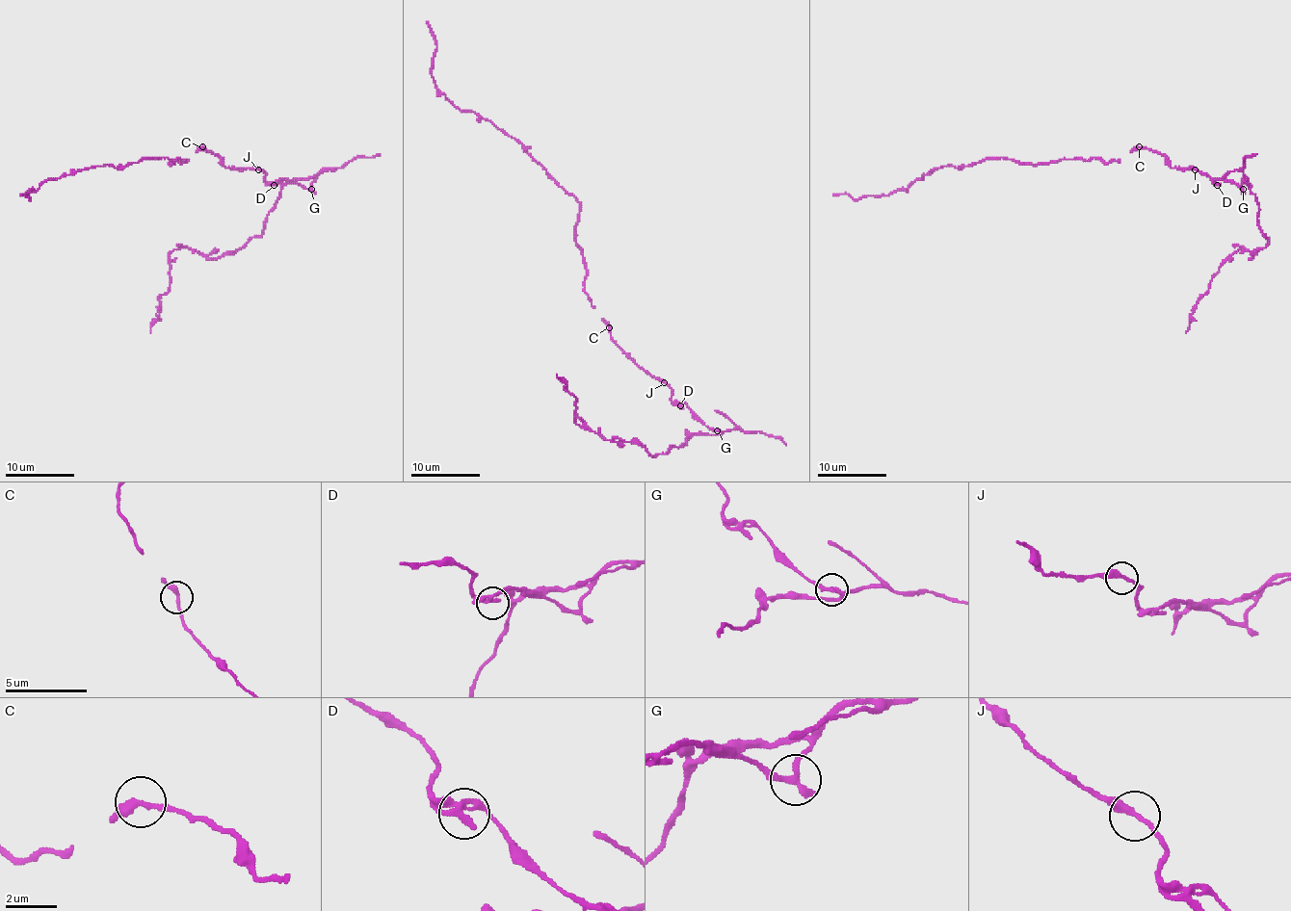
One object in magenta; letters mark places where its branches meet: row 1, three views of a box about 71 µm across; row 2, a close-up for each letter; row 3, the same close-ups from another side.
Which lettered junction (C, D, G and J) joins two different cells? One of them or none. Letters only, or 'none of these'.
G

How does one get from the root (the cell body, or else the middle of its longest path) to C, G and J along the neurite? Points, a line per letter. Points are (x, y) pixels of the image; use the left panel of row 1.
C: (222, 159), (202, 146)
G: (222, 159), (226, 168), (260, 168), (267, 182), (295, 180), (310, 189)
J: (222, 159), (226, 168), (258, 169)

